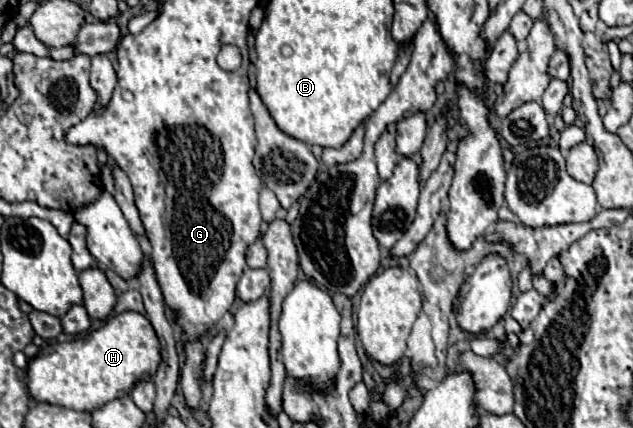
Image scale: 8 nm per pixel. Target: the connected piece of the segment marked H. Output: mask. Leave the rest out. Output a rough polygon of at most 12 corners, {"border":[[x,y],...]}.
{"border":[[139,312],[31,358],[39,402],[93,412],[151,380]]}

